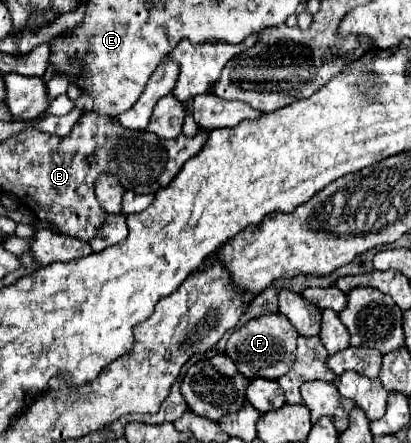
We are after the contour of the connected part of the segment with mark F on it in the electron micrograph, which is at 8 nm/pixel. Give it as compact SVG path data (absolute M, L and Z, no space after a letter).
M265 314L259 318L249 320L245 326L235 330L227 340L227 356L237 364L239 372L247 378L271 378L277 380L279 376L287 374L295 360L295 342L297 330L291 326L283 314Z

